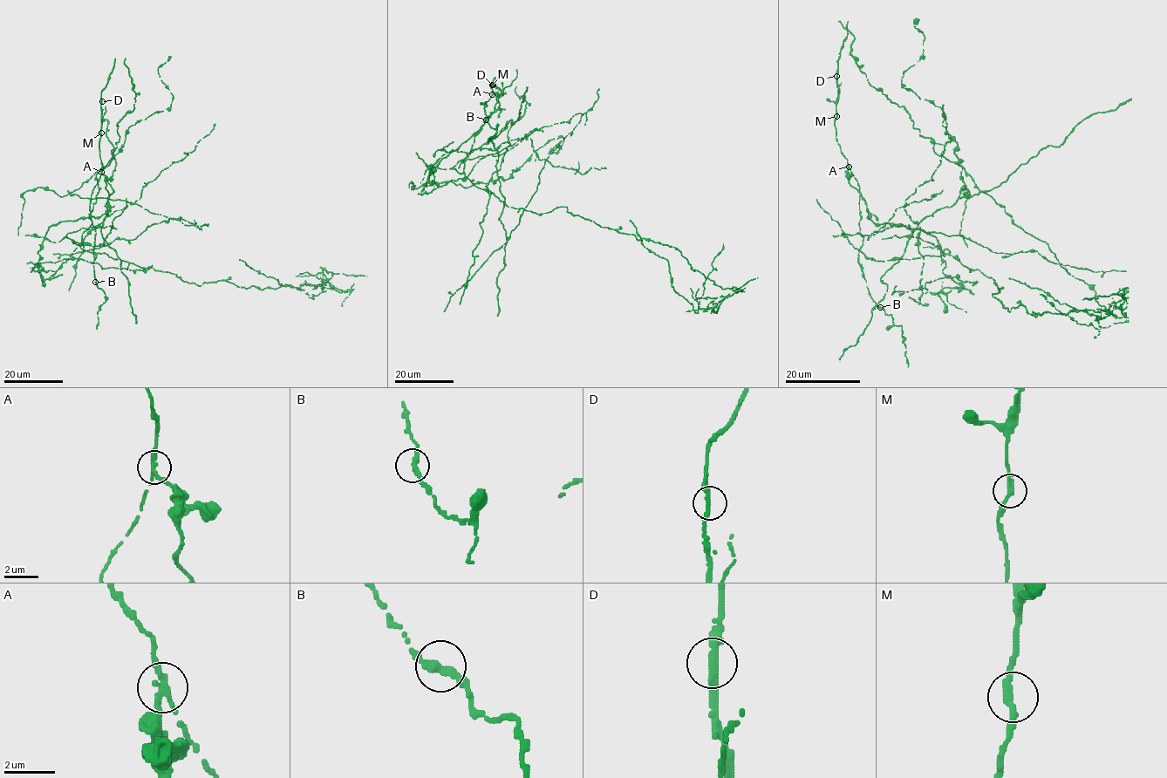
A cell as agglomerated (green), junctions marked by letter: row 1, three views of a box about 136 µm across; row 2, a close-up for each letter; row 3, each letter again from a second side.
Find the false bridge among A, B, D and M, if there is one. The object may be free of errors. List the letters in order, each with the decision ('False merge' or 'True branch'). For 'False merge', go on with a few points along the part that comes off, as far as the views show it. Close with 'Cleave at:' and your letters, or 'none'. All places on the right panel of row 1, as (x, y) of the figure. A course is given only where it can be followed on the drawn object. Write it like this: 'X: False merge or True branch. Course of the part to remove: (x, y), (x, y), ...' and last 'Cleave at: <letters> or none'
A: False merge
B: True branch
D: True branch
M: True branch
Cleave at: A

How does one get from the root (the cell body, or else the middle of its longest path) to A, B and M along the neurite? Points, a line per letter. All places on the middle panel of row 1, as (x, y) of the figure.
A: (500, 145), (494, 150), (469, 152), (460, 174), (436, 167), (500, 110), (497, 94), (493, 94)
B: (500, 145), (469, 152), (460, 174), (436, 167), (500, 110), (496, 93), (480, 103), (486, 102), (486, 119)
M: (500, 145), (494, 150), (469, 152), (460, 174), (436, 167), (500, 110), (492, 85)

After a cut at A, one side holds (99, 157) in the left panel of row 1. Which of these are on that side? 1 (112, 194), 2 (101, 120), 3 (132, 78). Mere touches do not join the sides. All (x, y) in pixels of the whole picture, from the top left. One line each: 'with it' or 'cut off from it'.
1: cut off from it
2: with it
3: cut off from it

